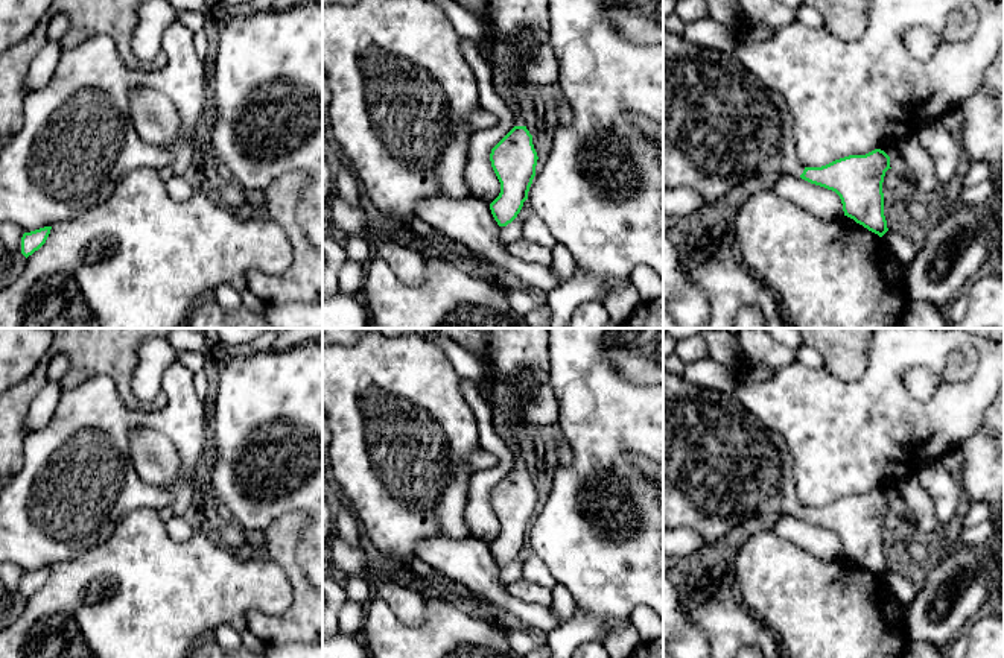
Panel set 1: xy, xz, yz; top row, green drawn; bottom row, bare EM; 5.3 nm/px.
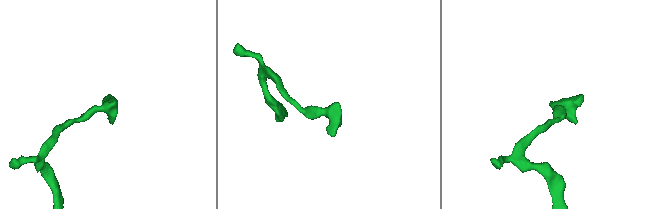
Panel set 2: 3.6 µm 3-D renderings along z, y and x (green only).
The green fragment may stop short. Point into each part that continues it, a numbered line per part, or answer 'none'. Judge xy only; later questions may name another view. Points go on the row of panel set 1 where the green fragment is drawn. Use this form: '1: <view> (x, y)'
none

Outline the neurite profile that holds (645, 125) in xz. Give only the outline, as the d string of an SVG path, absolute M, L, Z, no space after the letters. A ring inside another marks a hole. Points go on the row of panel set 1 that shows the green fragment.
M627 114L627 120L636 125L643 134L651 137L663 150L663 125L657 125L650 119L645 119L642 115L633 115L633 114Z

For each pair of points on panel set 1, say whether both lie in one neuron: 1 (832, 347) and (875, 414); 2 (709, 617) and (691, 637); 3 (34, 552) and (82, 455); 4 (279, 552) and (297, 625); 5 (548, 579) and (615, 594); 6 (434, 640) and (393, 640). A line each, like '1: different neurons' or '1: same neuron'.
1: different neurons
2: different neurons
3: same neuron
4: same neuron
5: different neurons
6: same neuron

